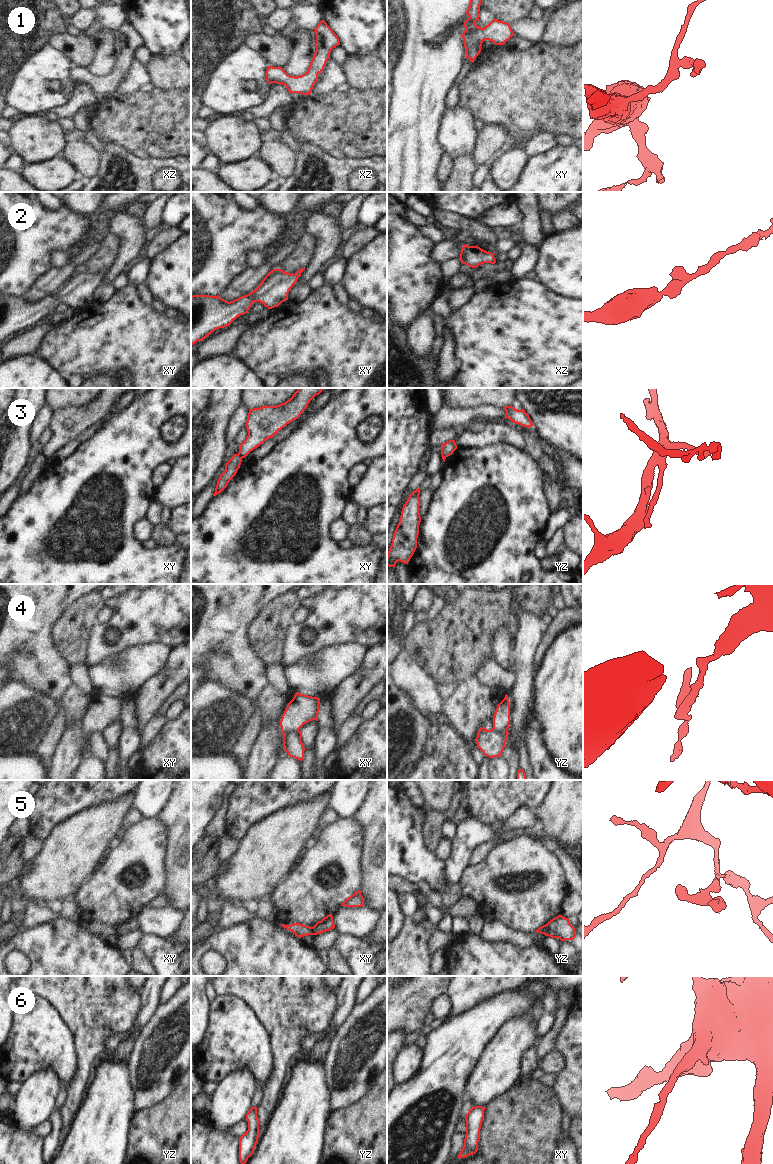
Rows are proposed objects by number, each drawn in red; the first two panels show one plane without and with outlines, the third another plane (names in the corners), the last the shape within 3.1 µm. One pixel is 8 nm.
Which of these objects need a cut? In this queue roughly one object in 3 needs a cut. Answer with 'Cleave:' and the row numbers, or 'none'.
Cleave: 3, 4, 5

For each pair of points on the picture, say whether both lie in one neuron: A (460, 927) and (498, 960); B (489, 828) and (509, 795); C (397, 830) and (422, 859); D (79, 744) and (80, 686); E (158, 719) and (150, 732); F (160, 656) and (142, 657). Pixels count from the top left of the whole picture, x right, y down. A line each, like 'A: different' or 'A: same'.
A: different
B: different
C: same
D: same
E: same
F: same

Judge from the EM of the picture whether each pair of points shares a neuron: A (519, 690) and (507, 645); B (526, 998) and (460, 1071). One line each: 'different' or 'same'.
A: different
B: same

